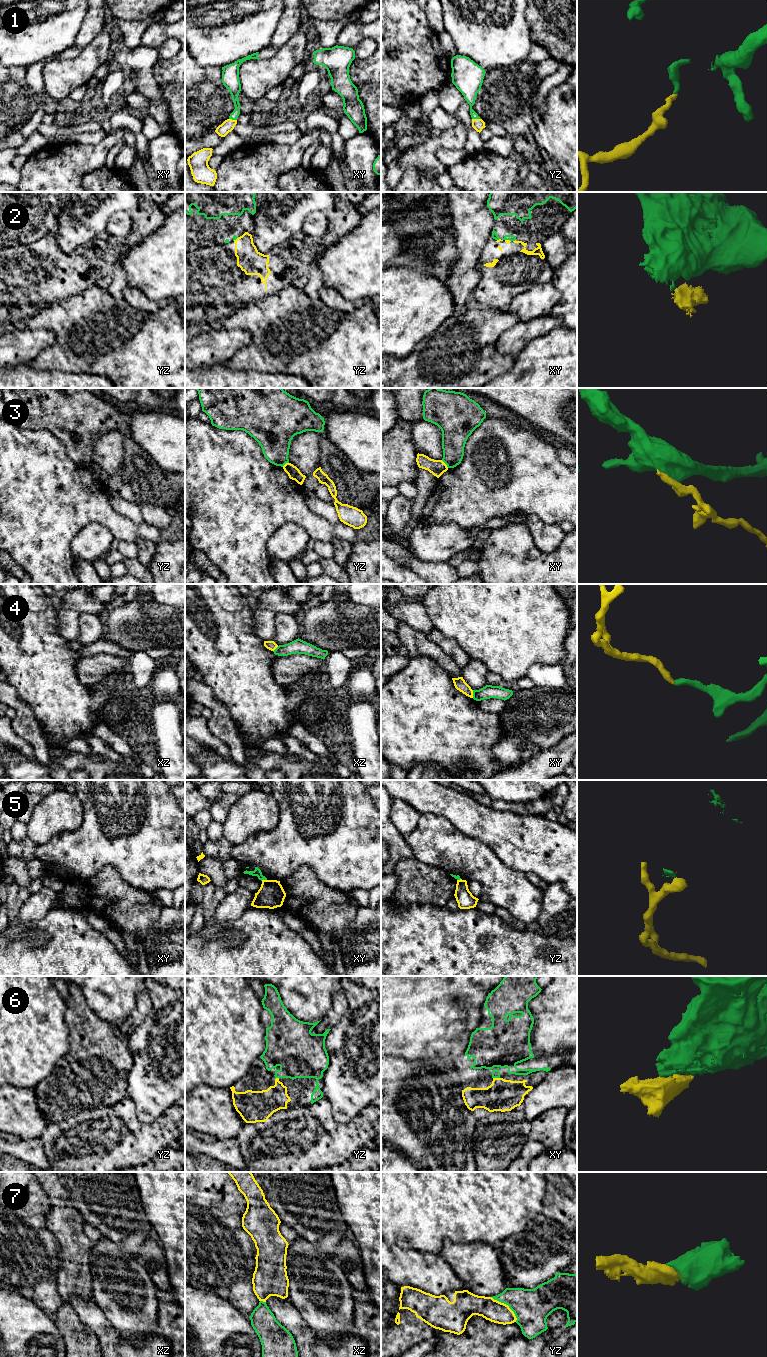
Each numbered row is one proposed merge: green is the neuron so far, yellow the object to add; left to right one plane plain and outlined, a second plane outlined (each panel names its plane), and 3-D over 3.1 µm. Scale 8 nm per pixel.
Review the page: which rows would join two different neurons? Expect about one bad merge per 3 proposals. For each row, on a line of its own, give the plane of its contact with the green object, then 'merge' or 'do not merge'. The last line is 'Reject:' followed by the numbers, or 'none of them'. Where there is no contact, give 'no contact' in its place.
1: meets green in xy; merge
2: meets green in xy; do not merge
3: meets green in xy; do not merge
4: meets green in xy; merge
5: meets green in xy; do not merge
6: meets green in xy; merge
7: meets green in yz; merge
Reject: 2, 3, 5

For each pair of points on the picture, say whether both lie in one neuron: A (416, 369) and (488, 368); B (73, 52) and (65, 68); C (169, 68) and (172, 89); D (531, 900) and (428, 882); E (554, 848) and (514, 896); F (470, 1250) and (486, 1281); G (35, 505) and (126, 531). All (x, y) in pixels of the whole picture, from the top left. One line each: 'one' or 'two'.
A: one
B: two
C: one
D: two
E: two
F: one
G: one

